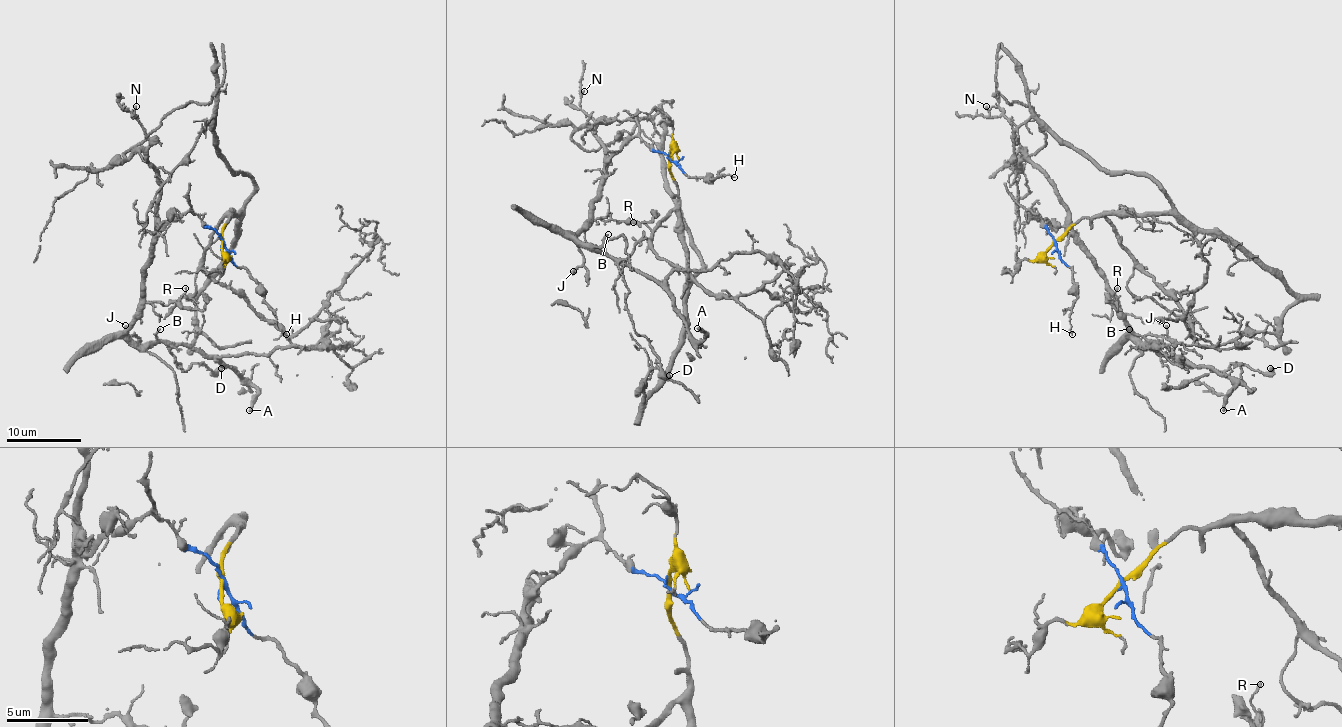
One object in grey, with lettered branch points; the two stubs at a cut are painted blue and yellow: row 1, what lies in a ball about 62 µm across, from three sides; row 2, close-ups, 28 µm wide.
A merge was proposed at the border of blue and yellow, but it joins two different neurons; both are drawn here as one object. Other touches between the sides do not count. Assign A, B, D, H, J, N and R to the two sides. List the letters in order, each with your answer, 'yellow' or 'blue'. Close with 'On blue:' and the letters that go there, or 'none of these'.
A: blue
B: blue
D: blue
H: blue
J: blue
N: blue
R: blue
On blue: A, B, D, H, J, N, R

